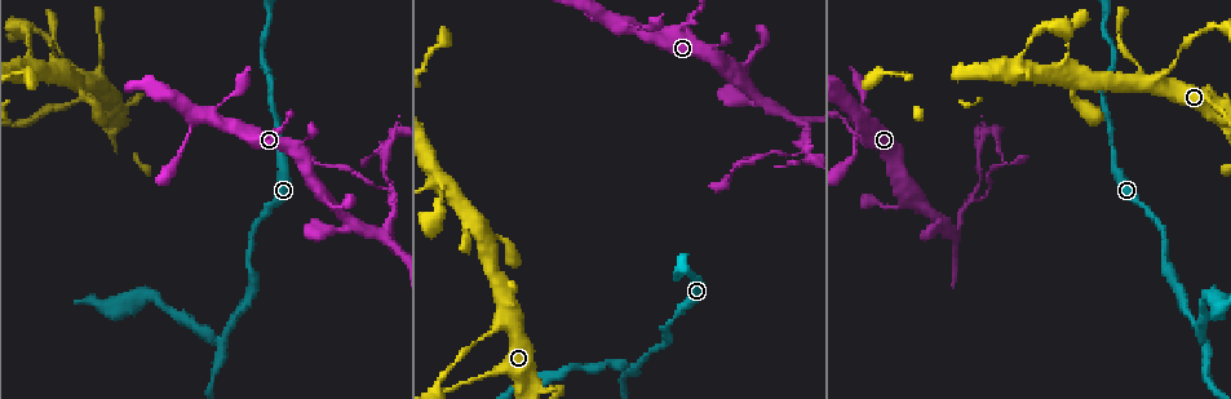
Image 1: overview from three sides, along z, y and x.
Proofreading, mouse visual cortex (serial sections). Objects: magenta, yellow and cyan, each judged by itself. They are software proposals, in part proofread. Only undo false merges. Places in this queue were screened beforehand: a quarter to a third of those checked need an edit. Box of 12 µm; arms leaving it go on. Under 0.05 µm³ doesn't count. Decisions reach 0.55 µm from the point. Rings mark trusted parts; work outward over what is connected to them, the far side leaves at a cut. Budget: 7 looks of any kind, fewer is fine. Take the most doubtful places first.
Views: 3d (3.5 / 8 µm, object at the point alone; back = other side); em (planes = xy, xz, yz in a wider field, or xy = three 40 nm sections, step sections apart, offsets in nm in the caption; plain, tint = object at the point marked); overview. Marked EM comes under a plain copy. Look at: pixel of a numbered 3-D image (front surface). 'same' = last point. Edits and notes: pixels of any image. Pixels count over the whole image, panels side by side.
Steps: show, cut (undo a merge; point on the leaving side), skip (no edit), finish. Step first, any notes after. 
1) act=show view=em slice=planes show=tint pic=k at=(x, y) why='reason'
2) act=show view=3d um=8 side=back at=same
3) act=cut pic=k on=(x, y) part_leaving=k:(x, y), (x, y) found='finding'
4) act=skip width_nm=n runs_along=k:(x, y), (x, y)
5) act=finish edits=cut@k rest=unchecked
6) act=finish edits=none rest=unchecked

act=show view=3d um=3.5 pic=1 at=(633, 365) why='arms part here'

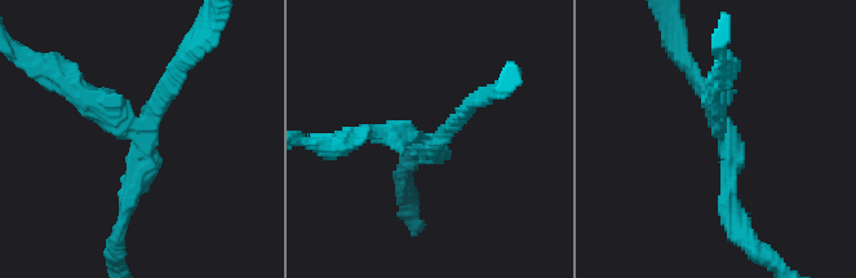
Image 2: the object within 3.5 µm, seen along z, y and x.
act=show view=em slice=xy step=2 show=tint pic=2 at=(428, 140) arms=3 arm_widths_nm=150,200,250

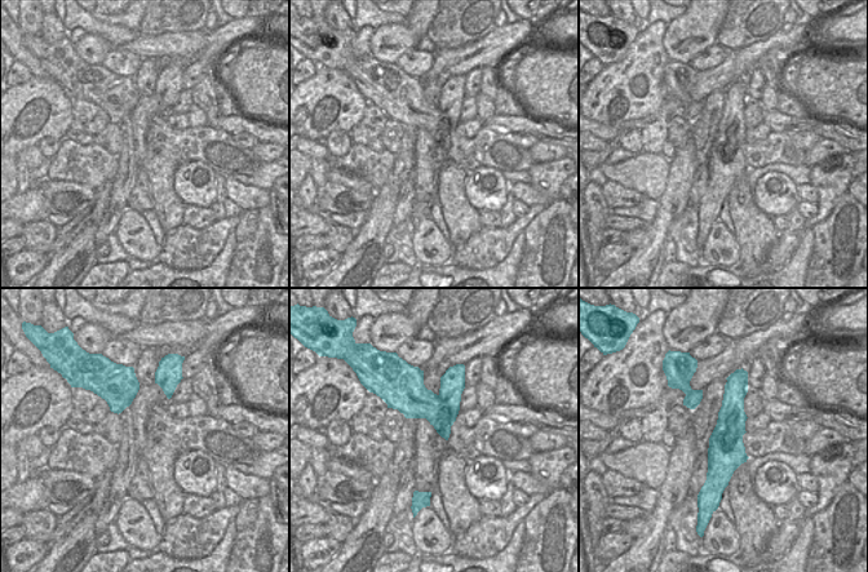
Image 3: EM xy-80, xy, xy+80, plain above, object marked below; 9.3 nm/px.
act=show view=em slice=xy step=3 show=tint at=same

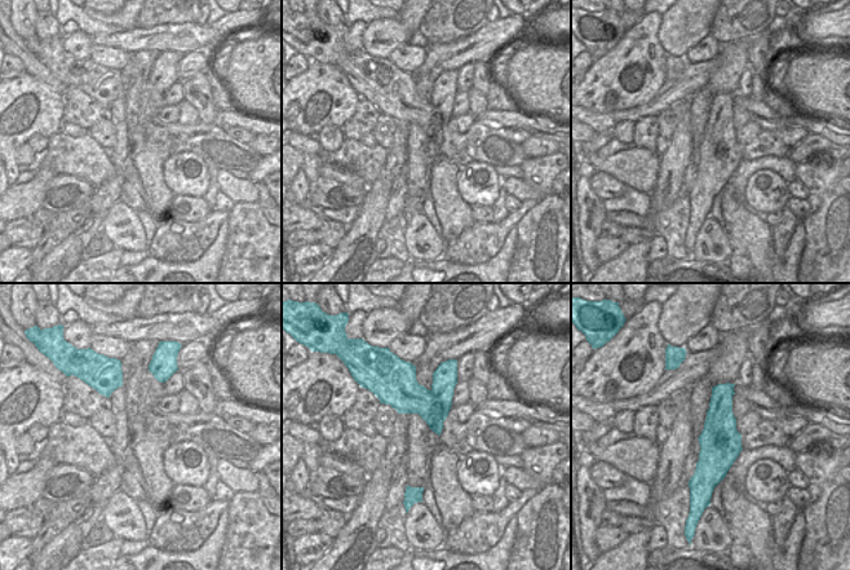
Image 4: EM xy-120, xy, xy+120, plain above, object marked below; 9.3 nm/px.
act=cut pic=2 on=(105, 93) part_leaving=2:(129, 126), (30, 58) found='a second cell is stuck on'

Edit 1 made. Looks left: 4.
act=show view=overview why='redraw'

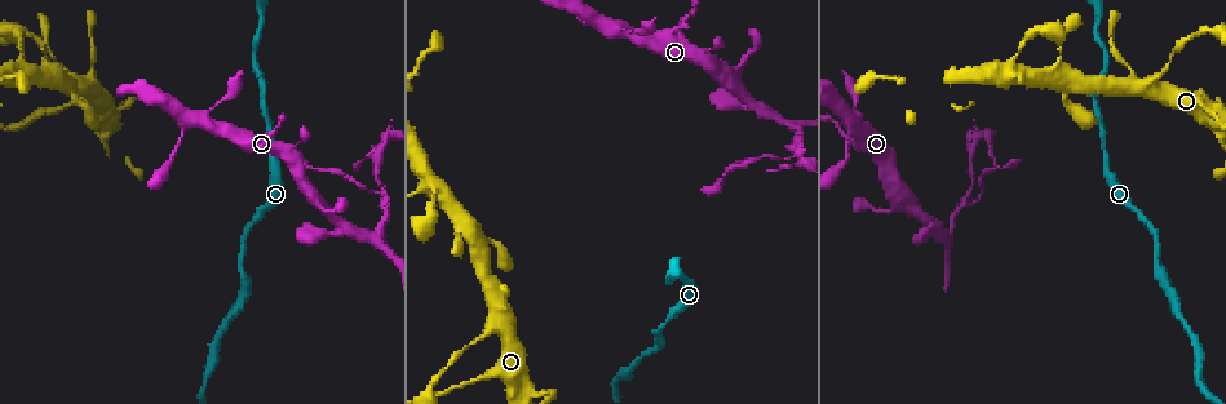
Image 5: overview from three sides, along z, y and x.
act=show view=3d um=8 pic=5 at=(598, 26) why='four arms meet'

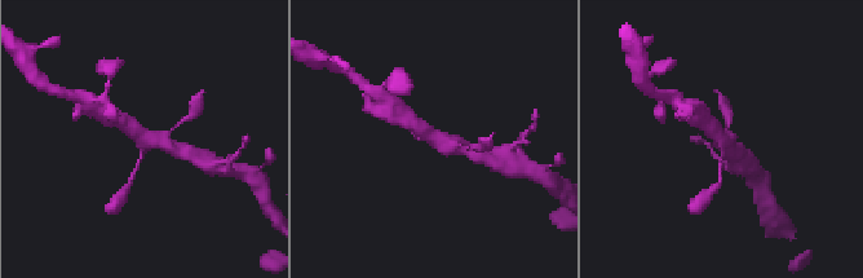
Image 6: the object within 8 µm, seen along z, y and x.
act=show view=em slice=xy step=3 show=tint pic=6 at=(145, 146) why='shape alone is not enough'

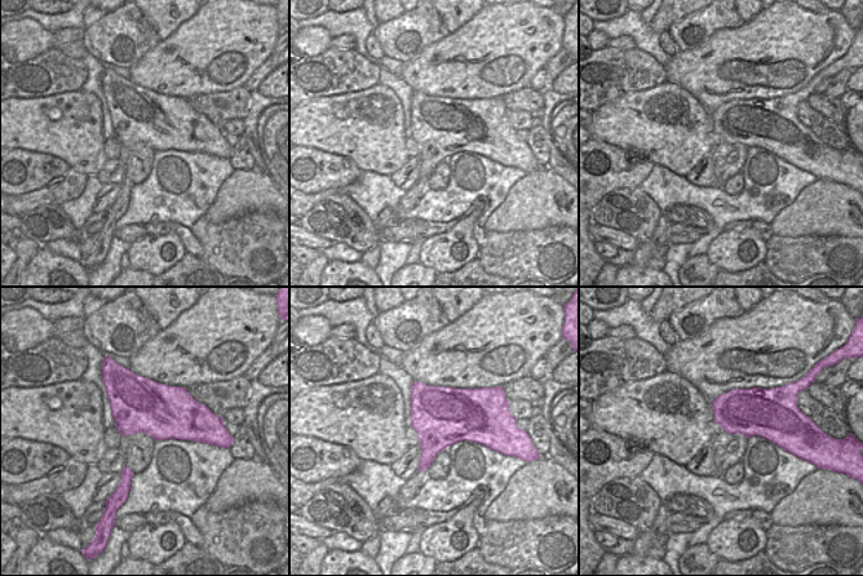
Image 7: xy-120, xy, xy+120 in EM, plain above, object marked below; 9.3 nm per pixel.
act=skip arms=4 runs_along=6:(184, 153), (123, 122) found='one cell here'

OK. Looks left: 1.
act=finish edits=cut@2 rest=unchecked

